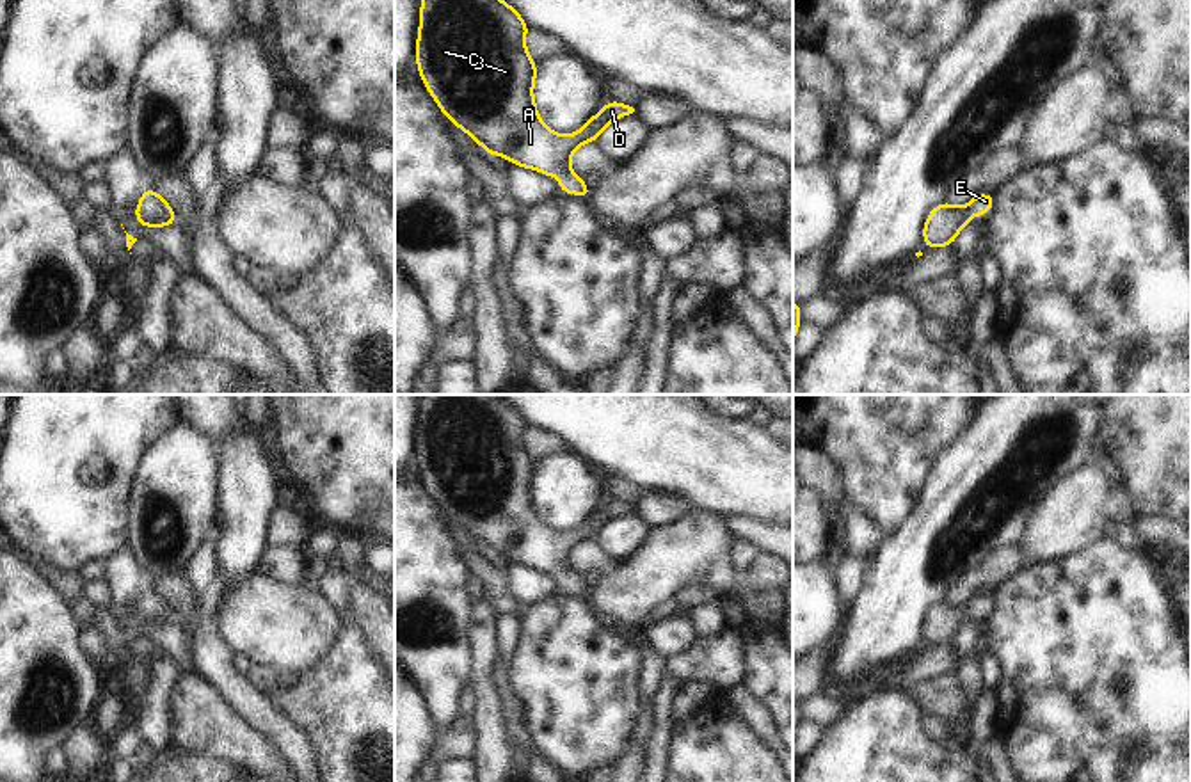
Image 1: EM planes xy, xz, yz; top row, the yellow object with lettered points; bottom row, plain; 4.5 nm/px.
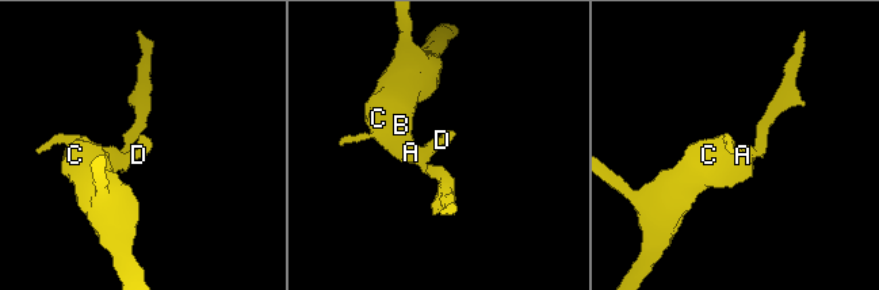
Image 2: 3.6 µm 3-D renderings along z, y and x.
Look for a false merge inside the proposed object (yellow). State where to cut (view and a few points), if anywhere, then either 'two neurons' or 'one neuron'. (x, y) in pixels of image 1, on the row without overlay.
no cut; one neuron

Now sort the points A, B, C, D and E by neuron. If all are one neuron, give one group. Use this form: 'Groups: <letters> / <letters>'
Groups: A B C D E.

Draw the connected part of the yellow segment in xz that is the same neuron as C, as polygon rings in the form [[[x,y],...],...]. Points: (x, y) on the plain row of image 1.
[[[423,395],[416,434],[420,476],[443,514],[480,542],[485,553],[500,553],[512,563],[555,574],[562,592],[588,597],[592,588],[571,569],[574,549],[597,539],[611,519],[633,512],[635,507],[608,499],[580,530],[560,533],[549,528],[533,498],[537,462],[524,444],[528,430],[521,412],[498,395]]]

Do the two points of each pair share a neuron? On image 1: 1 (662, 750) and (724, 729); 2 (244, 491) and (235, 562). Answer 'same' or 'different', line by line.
1: different
2: same

